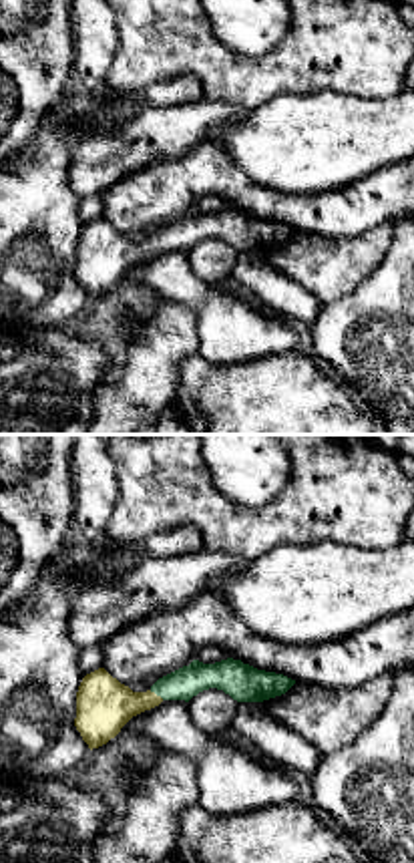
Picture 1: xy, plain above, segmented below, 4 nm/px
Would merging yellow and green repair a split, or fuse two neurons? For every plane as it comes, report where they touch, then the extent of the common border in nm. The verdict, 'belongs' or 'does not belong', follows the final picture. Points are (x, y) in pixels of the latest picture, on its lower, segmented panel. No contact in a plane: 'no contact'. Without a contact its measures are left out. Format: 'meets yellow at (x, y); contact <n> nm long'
meets yellow at (155, 695); contact 70 nm long

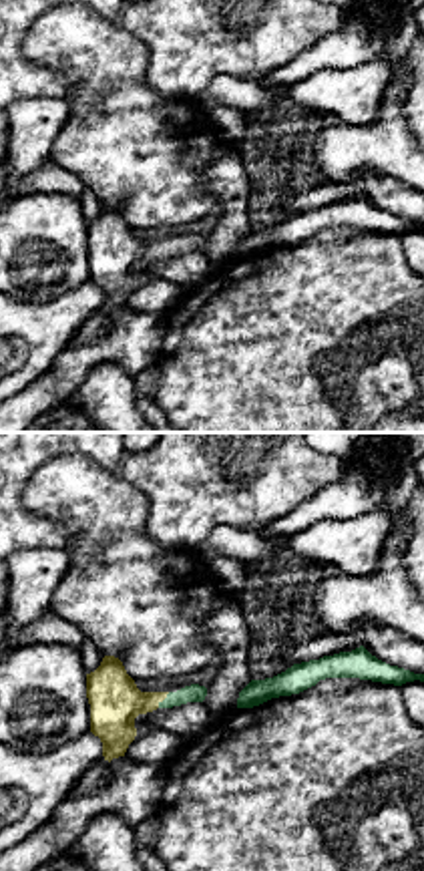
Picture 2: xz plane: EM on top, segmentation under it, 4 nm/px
meets yellow at (163, 699); contact 80 nm long

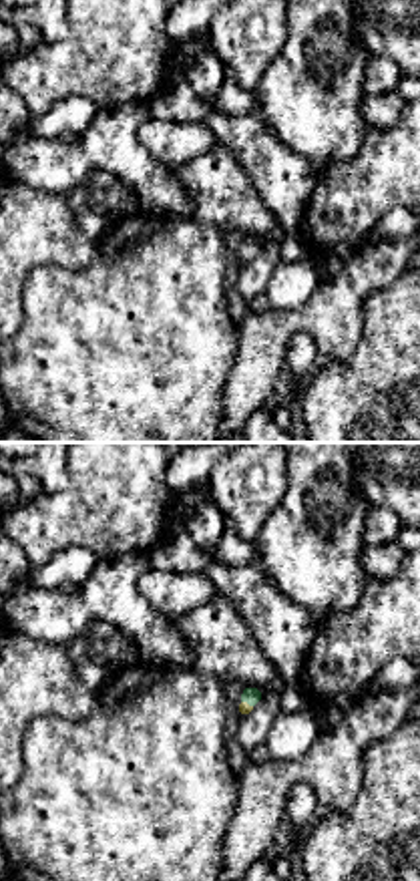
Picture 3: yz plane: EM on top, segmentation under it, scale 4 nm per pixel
meets yellow at (246, 702); contact 50 nm long

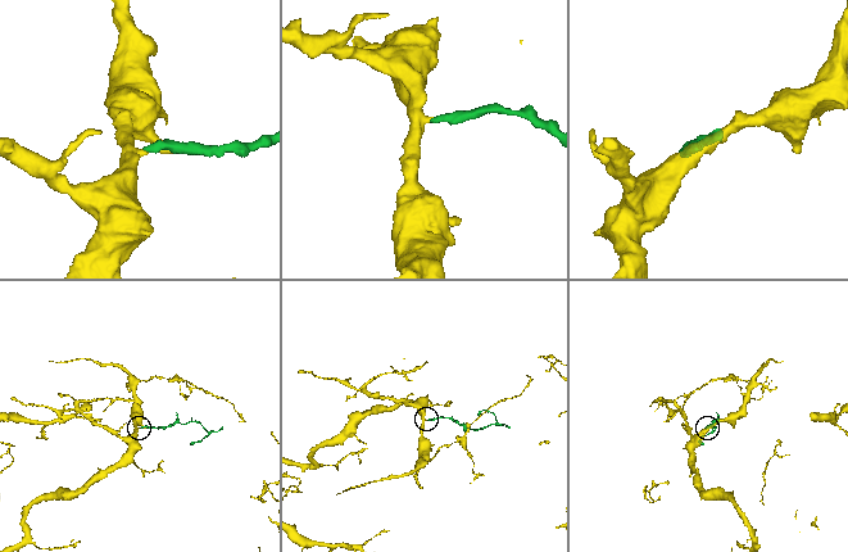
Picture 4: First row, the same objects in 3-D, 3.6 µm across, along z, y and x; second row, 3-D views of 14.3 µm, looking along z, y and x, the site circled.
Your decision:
belongs

